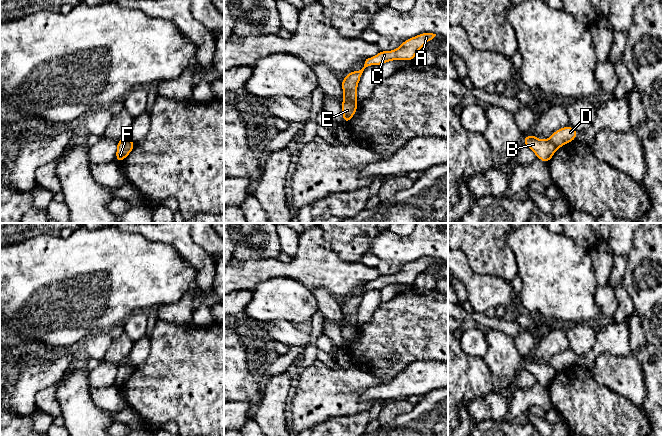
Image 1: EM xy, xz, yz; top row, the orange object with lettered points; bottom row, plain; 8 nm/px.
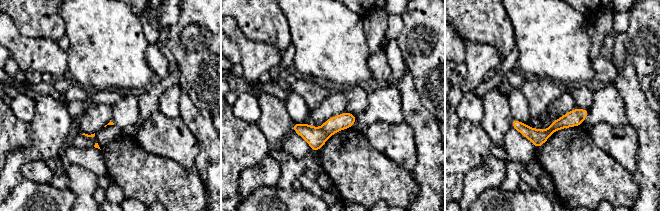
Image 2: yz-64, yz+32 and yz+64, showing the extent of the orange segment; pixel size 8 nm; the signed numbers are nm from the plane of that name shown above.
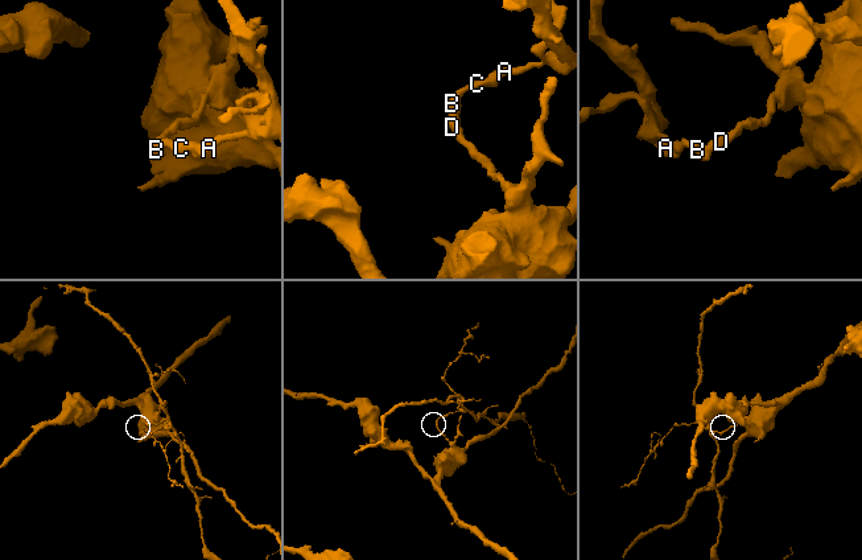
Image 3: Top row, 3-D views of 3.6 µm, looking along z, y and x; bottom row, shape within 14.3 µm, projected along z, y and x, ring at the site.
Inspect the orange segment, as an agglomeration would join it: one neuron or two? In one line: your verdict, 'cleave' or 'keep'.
cleave

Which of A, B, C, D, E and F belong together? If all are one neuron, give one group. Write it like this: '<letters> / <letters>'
A B C F / D E

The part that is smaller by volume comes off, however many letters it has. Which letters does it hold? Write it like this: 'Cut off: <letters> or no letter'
Cut off: A, B, C, F

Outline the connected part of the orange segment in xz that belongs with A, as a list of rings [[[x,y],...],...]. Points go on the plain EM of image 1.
[[[421,257],[416,261],[409,262],[402,266],[401,270],[392,275],[380,275],[374,281],[366,283],[364,291],[359,295],[352,295],[346,298],[346,301],[341,305],[341,311],[344,316],[342,326],[356,326],[357,310],[361,303],[364,293],[371,289],[382,289],[392,284],[407,284],[413,285],[416,277],[423,272],[424,268],[431,265],[436,258]]]

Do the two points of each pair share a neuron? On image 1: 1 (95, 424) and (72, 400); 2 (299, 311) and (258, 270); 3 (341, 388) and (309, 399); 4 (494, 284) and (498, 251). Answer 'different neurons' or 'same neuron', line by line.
1: same neuron
2: different neurons
3: same neuron
4: different neurons

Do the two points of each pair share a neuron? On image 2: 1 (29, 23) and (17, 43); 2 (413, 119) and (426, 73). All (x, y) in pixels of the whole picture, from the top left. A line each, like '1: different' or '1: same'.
1: different
2: different

